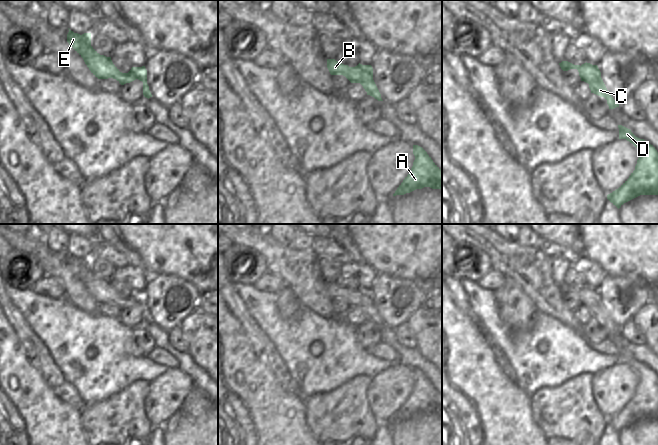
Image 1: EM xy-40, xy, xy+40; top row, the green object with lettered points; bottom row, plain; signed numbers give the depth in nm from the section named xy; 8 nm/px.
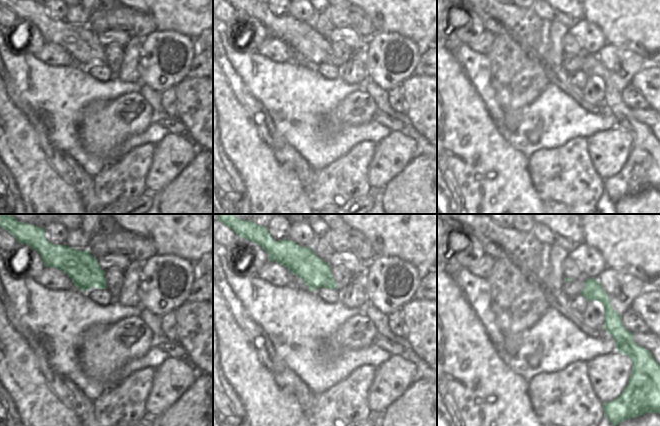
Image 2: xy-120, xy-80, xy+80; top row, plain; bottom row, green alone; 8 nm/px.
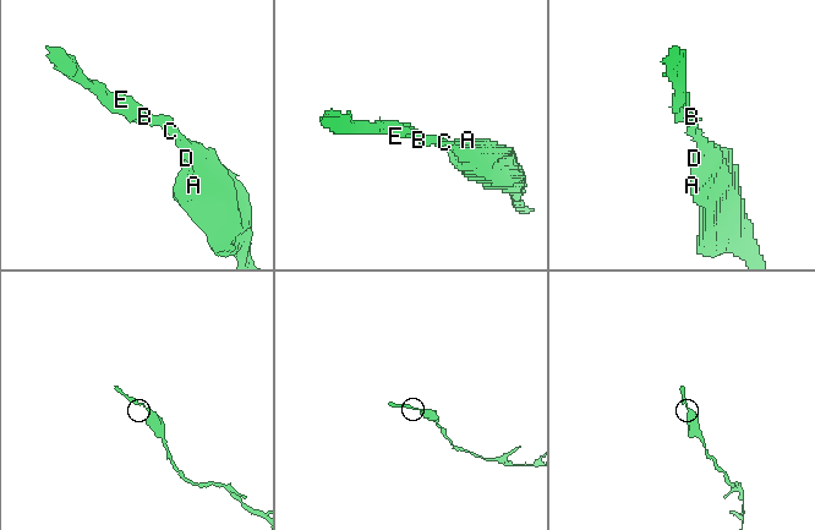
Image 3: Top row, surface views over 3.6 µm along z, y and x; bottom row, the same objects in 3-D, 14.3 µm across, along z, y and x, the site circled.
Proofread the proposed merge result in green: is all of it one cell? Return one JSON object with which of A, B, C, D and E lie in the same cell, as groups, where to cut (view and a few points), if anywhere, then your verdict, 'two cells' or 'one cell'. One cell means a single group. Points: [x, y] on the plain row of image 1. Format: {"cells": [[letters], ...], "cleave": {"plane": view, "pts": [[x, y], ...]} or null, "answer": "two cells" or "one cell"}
{"cells": [["A", "B", "C", "D", "E"]], "cleave": null, "answer": "one cell"}

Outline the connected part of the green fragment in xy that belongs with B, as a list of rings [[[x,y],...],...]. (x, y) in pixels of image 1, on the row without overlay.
[[[327,283],[327,292],[331,299],[343,299],[351,307],[360,307],[367,316],[367,319],[374,321],[378,325],[383,325],[373,304],[373,292],[371,289],[359,287],[355,291],[349,291],[335,283]]]

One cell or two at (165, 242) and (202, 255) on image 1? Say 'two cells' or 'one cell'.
one cell

